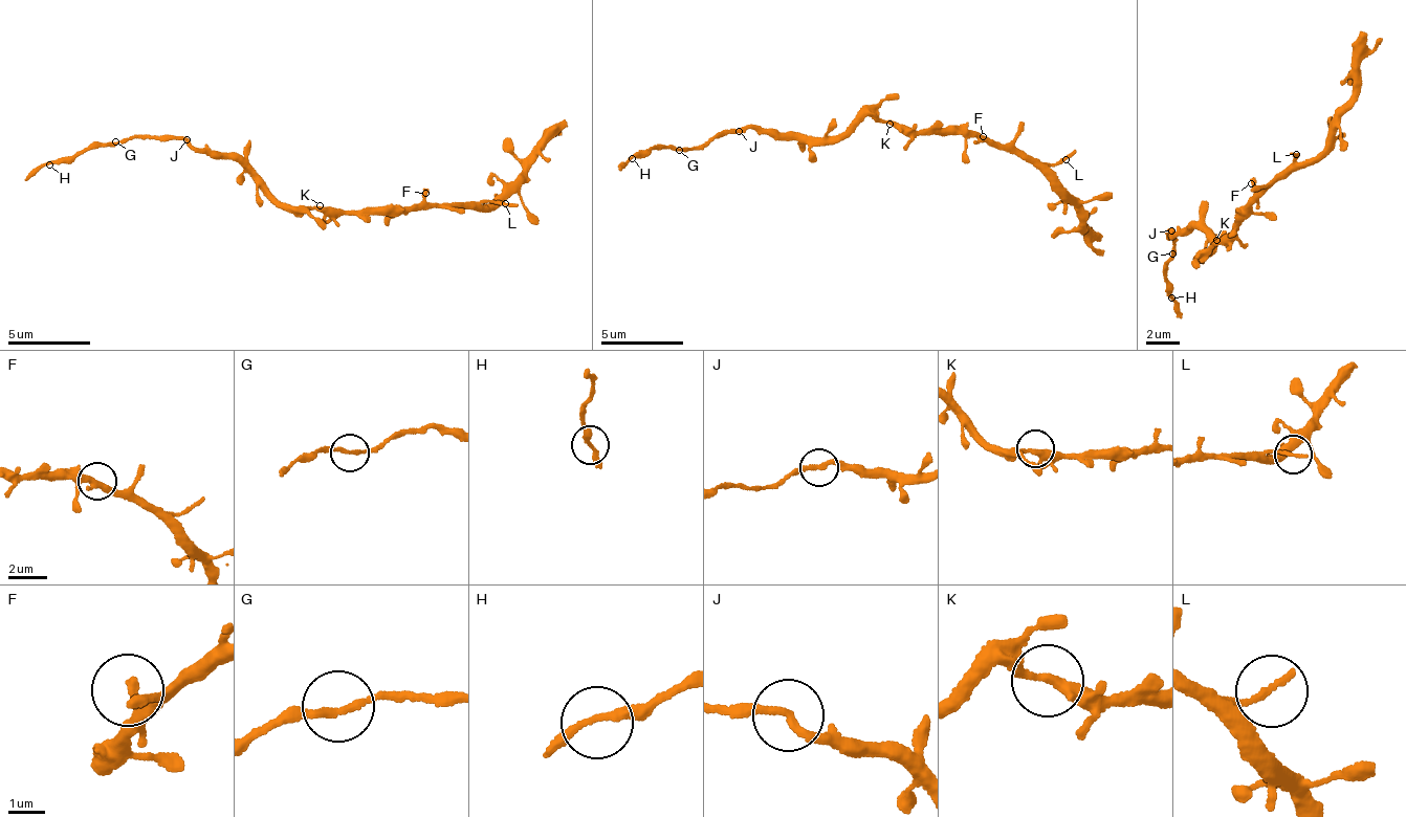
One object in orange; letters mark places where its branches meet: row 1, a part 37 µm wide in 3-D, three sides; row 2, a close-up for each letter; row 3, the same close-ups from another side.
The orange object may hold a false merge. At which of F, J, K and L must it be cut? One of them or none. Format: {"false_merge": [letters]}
{"false_merge": ["J"]}

